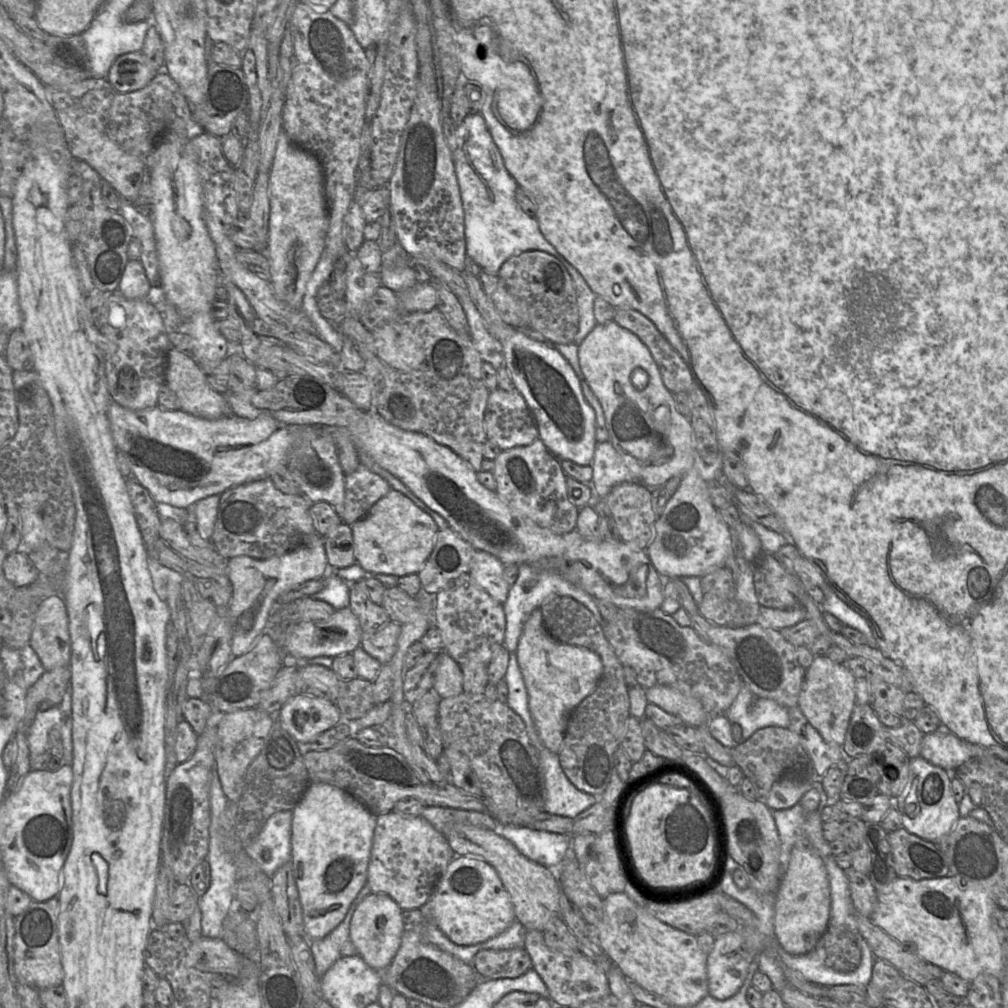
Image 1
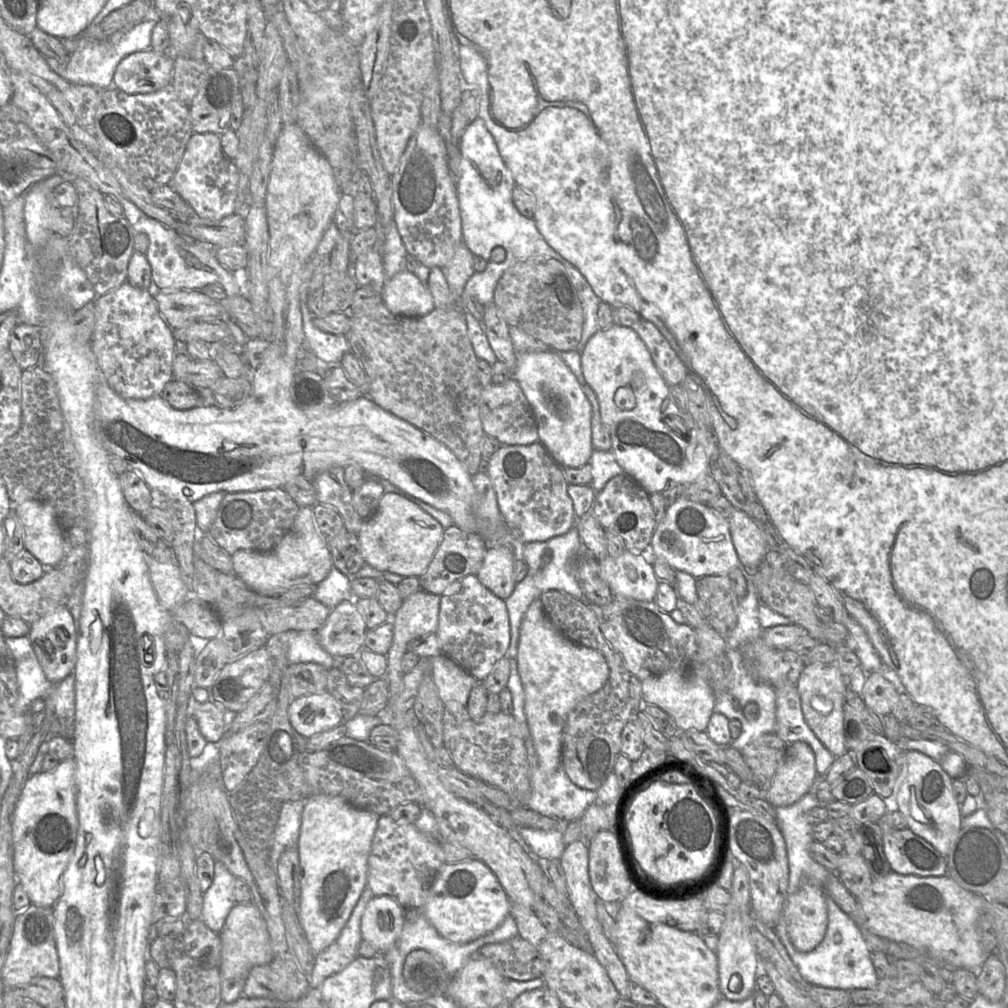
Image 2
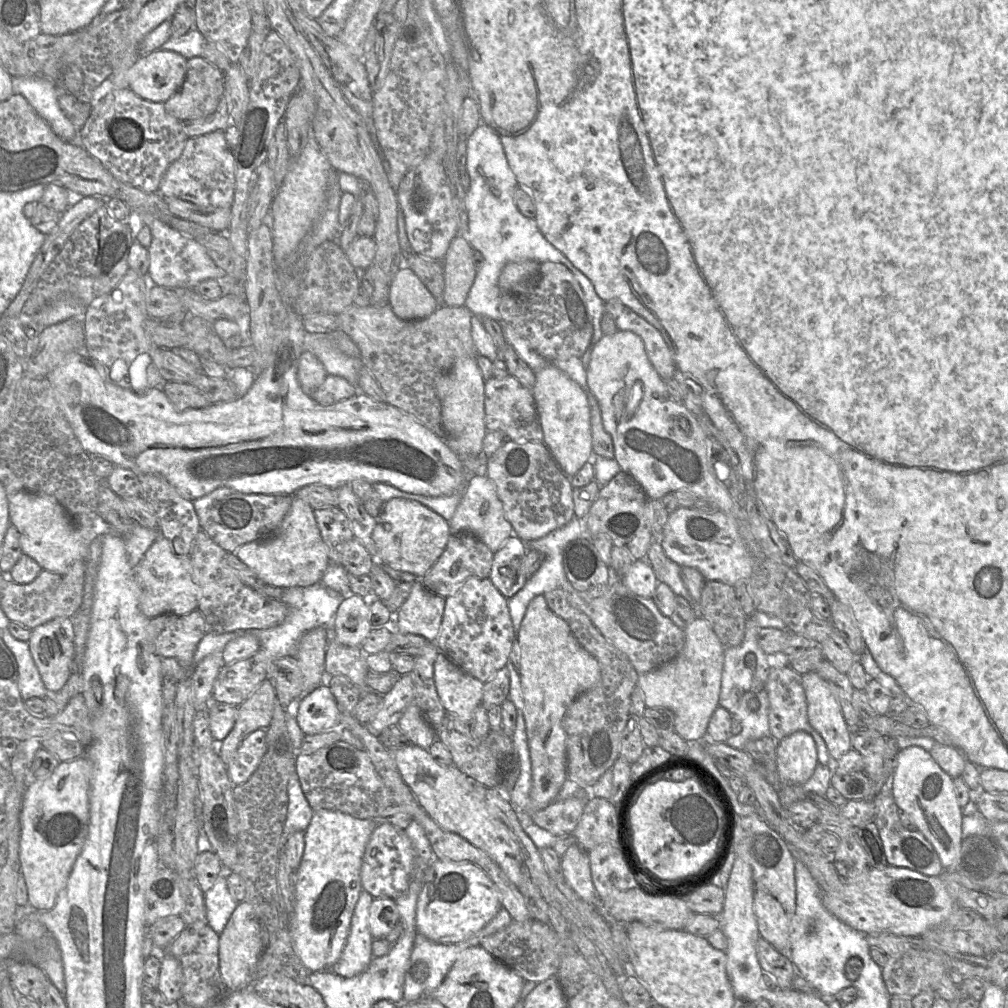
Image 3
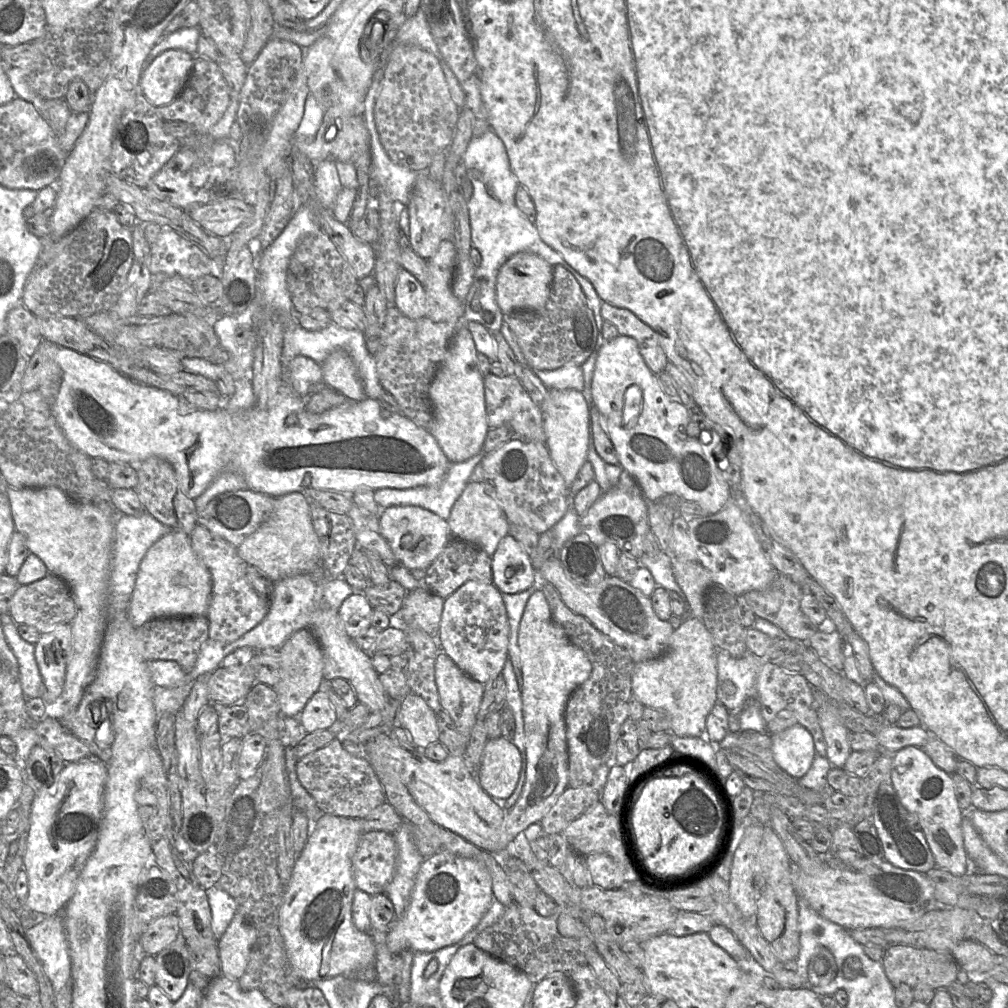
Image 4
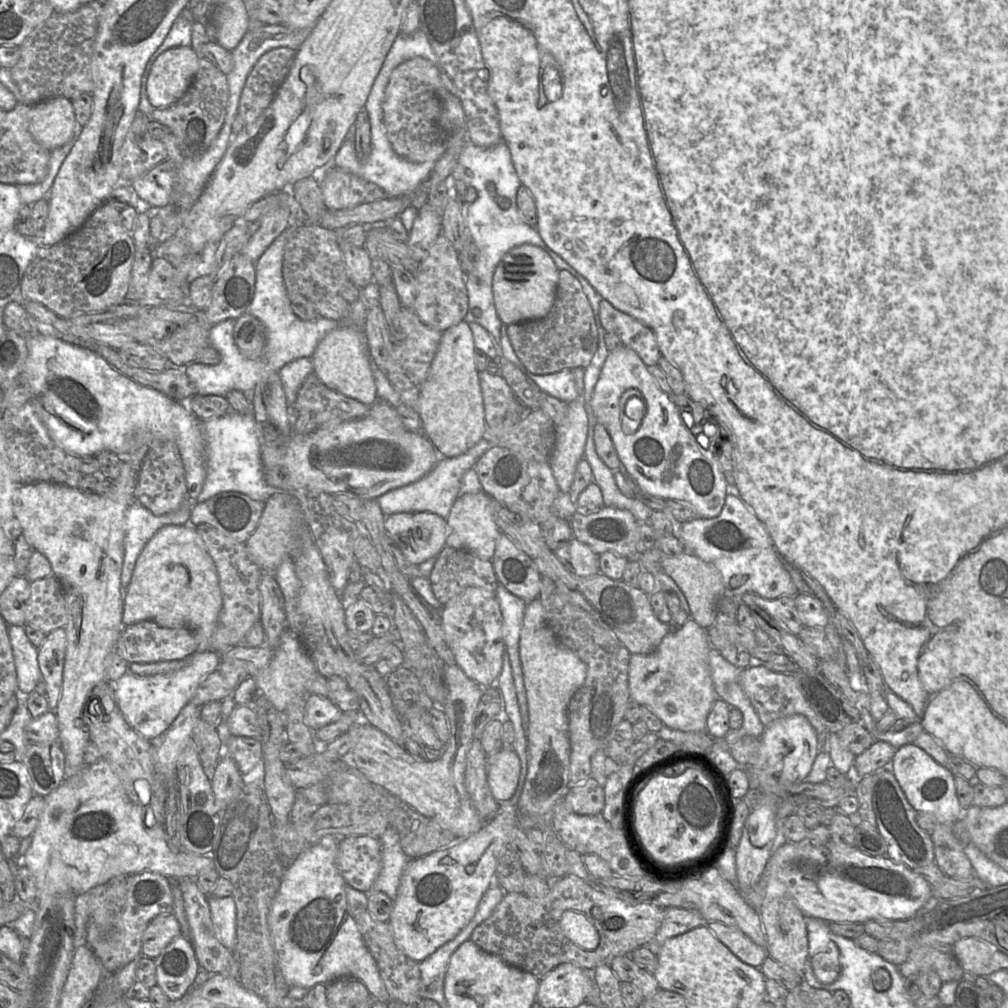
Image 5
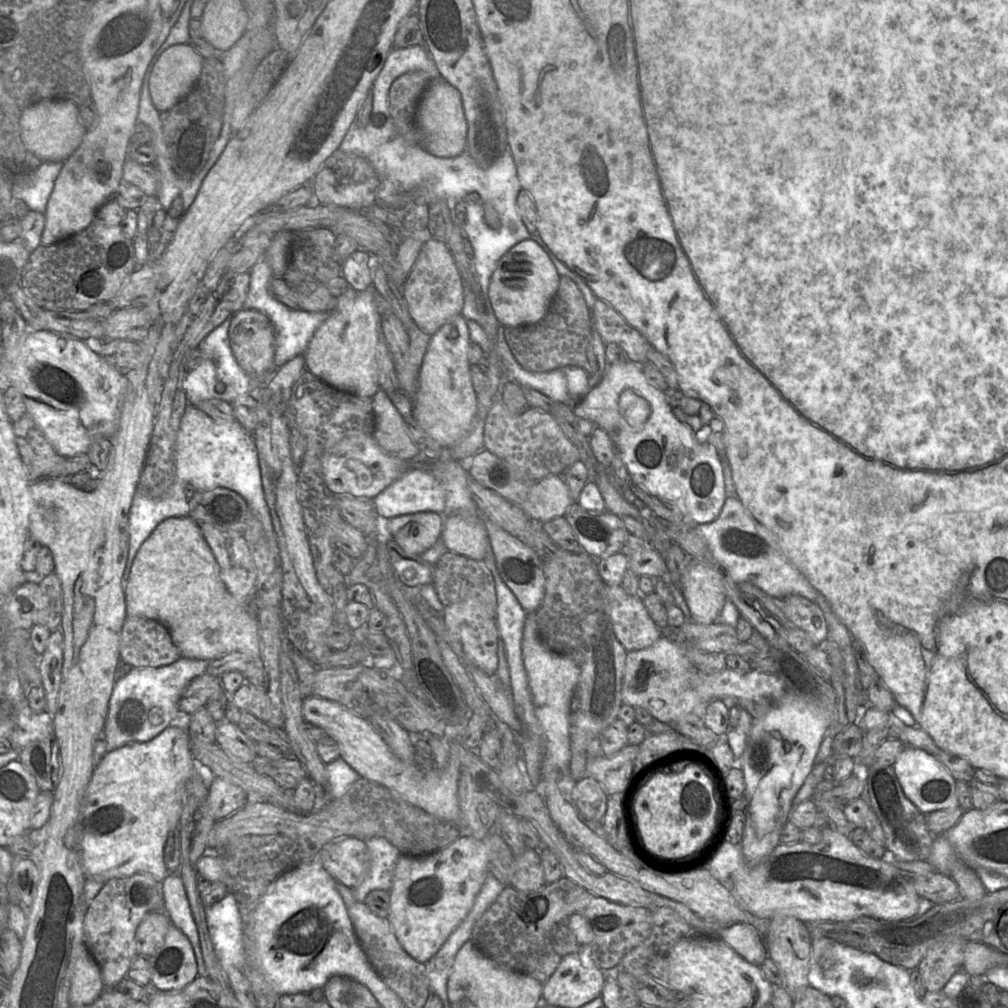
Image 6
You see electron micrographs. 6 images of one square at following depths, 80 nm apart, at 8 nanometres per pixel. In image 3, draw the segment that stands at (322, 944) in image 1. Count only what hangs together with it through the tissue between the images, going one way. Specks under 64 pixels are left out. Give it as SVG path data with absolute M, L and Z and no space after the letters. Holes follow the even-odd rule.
M362 890L351 918L350 931L340 959L331 971L341 977L354 977L362 973L370 964L372 942L368 917L373 897Z

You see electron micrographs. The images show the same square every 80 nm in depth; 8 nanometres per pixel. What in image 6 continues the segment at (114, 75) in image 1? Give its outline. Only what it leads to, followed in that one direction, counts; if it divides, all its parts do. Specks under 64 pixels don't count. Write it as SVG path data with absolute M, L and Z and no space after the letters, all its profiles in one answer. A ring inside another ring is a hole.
M188 43L172 45L159 56L149 77L151 99L159 112L172 108L193 89L203 59Z

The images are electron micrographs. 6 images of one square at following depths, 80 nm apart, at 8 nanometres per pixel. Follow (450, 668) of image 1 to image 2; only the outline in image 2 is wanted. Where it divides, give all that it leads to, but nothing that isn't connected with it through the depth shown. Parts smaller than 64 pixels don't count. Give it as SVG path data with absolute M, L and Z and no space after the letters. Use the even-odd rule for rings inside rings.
M444 653L431 658L431 674L443 703L456 701L467 705L471 689L477 682L471 674Z

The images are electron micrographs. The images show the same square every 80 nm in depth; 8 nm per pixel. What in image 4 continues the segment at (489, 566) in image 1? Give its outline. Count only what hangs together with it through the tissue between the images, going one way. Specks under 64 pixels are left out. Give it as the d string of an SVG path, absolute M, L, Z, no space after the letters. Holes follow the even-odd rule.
M511 535L503 537L492 556L492 583L501 593L515 594L535 582L530 557Z

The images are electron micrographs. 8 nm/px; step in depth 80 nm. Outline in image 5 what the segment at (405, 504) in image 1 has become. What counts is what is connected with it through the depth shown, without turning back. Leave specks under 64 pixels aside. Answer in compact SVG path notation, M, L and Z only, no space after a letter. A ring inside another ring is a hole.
M401 512L385 516L384 528L389 537L413 564L437 557L448 534L446 520L431 512Z

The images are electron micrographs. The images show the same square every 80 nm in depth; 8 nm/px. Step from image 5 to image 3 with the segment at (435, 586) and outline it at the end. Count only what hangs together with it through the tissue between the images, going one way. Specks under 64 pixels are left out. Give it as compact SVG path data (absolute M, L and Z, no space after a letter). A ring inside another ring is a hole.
M452 533L443 553L420 581L428 591L443 598L450 597L468 578L489 579L493 555L493 552L477 537L468 533Z

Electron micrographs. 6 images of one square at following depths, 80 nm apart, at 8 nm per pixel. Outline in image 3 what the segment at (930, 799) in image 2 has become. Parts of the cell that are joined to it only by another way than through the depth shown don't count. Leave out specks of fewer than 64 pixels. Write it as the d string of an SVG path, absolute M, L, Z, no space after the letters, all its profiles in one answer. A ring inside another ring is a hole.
M910 746L898 751L891 792L900 811L907 814L917 831L931 843L944 870L953 870L963 840L962 807L955 795L953 778L937 764L927 750Z

